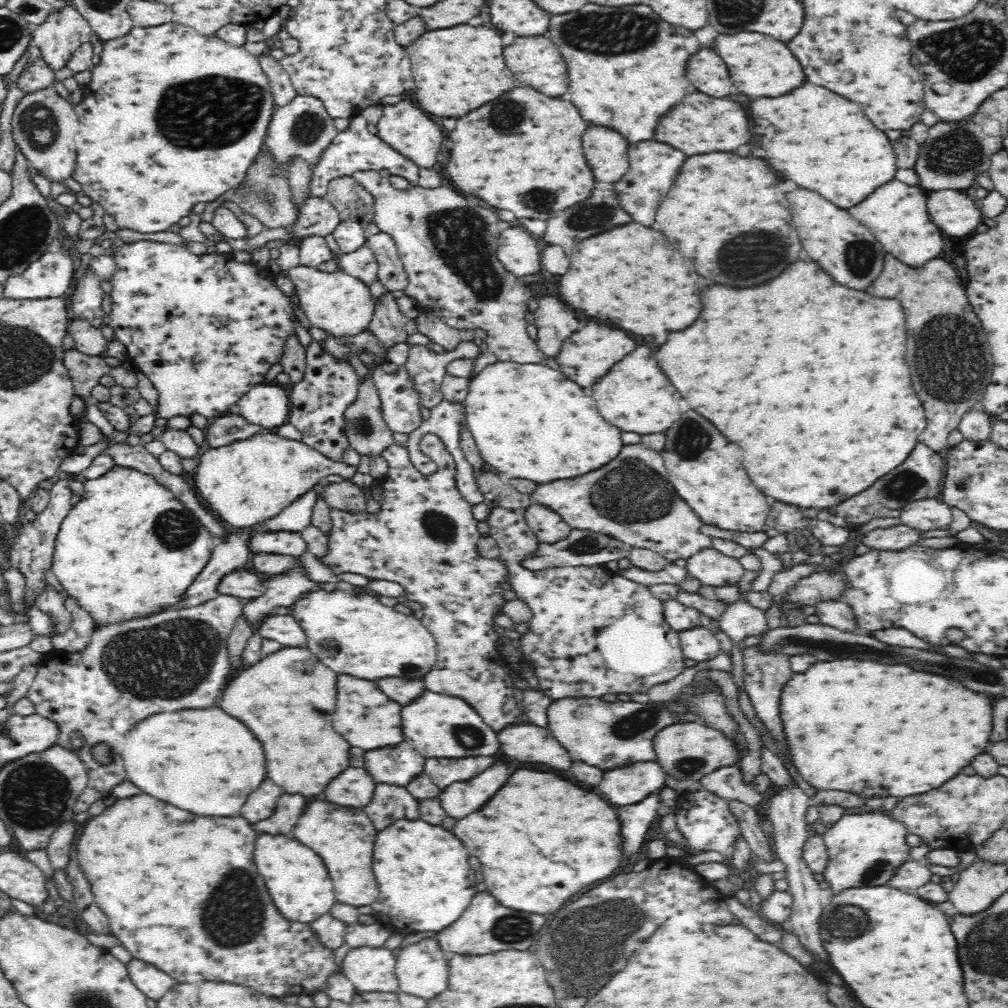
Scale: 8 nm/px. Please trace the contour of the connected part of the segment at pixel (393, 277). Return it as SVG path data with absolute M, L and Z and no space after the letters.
M380 231L369 236L370 247L377 262L376 277L389 291L405 290L407 276L398 258L394 241L389 234Z

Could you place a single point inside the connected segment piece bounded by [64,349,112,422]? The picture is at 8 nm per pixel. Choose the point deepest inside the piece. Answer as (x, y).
(85, 371)

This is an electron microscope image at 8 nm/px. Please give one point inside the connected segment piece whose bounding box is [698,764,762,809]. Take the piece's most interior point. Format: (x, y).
(724, 782)

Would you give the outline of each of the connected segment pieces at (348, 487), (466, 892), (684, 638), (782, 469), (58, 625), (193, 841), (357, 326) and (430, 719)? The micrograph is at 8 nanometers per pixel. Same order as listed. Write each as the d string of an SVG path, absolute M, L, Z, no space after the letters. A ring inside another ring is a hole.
M350 480L328 484L323 488L321 495L331 509L355 511L366 508L366 499L360 487Z
M398 820L378 832L374 848L374 872L380 884L380 898L372 904L373 916L393 930L408 928L414 931L438 932L452 924L470 904L476 894L476 880L468 866L466 846L446 828L424 820Z
M698 626L679 633L683 655L688 660L712 660L720 652L720 641L708 627Z
M794 262L782 272L778 278L770 280L768 284L756 288L726 288L726 286L712 286L702 290L702 314L700 318L682 332L672 332L668 342L654 352L654 360L658 360L660 370L668 376L670 384L676 392L686 398L690 408L710 420L722 436L726 436L732 444L742 450L742 464L746 474L752 482L760 488L764 496L774 498L776 502L784 502L798 508L830 508L836 504L846 502L848 498L868 490L876 484L876 480L890 474L894 468L902 466L904 460L910 456L915 444L920 441L927 424L926 414L916 392L910 382L910 366L906 364L906 330L904 330L904 314L902 306L896 300L878 300L864 292L854 292L842 288L830 280L822 268L816 264Z
M50 586L42 596L35 600L36 610L47 616L49 620L49 636L58 638L68 632L71 625L71 614L63 605L64 600L60 594Z
M140 794L140 796L132 796L126 800L114 802L100 816L86 822L86 826L82 828L82 832L76 838L74 852L76 852L78 864L82 866L82 872L86 874L86 878L92 886L94 902L108 916L110 934L114 934L118 938L118 942L136 960L140 960L144 964L152 964L154 968L158 968L160 972L172 976L176 982L182 982L182 984L184 982L194 984L194 982L204 982L204 980L230 982L230 984L240 984L240 986L250 986L254 990L260 990L268 998L311 996L313 993L324 991L329 980L333 976L341 974L340 964L338 964L338 958L334 953L335 949L329 948L320 941L311 923L290 920L278 912L276 904L272 902L272 898L268 894L268 888L266 888L262 876L258 874L258 870L254 866L254 840L256 840L256 832L252 830L250 822L244 818L200 818L186 810L180 810L180 808L174 808L160 800L154 800L152 796Z
M304 265L291 268L289 277L298 298L297 306L313 326L330 331L334 335L351 335L369 326L375 299L365 280L340 268L334 272L323 272Z
M438 692L422 694L414 704L402 710L404 740L422 758L492 758L500 752L498 734L482 720L482 716L462 698Z

